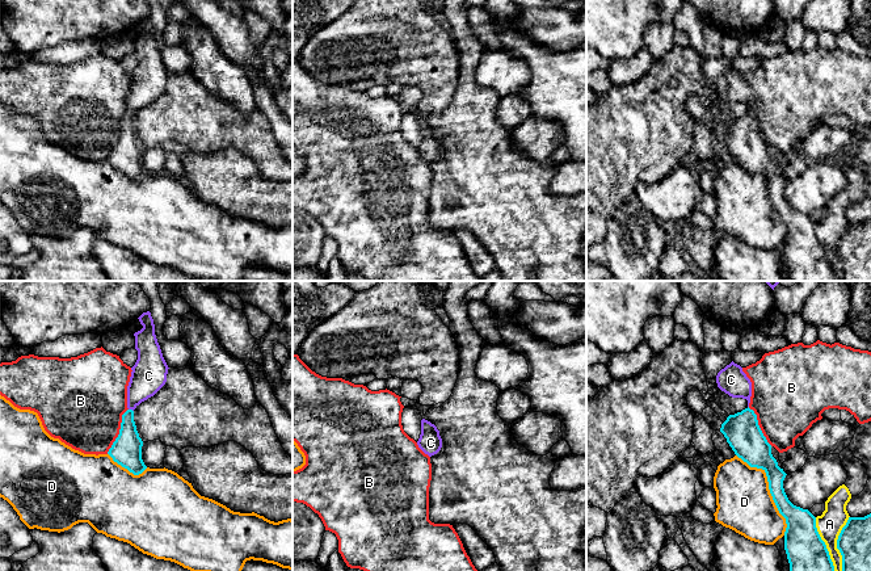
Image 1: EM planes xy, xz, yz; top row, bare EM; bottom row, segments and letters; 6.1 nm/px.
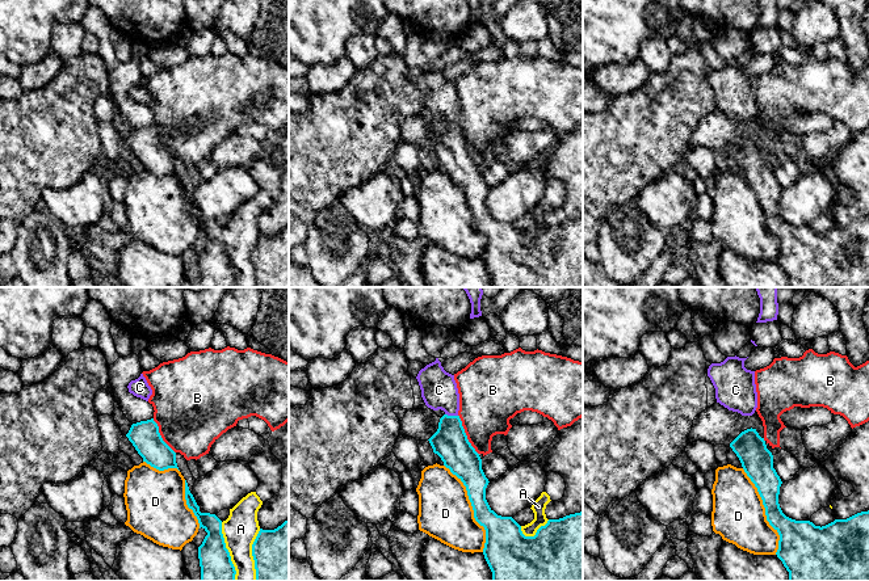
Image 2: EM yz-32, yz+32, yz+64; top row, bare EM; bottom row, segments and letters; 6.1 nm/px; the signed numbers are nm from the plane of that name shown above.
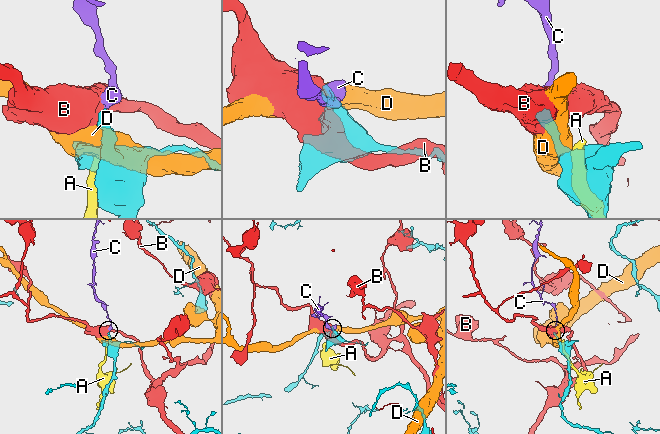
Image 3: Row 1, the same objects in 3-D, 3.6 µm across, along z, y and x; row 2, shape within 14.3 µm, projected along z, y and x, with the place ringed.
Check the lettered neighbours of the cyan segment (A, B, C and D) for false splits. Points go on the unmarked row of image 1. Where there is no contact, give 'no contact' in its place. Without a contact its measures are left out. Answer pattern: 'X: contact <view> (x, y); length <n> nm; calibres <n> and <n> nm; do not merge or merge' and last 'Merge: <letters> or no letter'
A: contact yz (825, 253); length 380 nm; calibres 280 and 160 nm; do not merge
B: contact xy (120, 137); length 300 nm; calibres 190 and 460 nm; do not merge
C: contact xy (131, 116); length 40 nm; calibres 180 and 220 nm; merge
D: contact yz (769, 194); length 600 nm; calibres 180 and 340 nm; do not merge
Merge: C

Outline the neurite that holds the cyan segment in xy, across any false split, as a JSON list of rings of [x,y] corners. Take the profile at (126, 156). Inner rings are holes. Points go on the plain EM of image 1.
[[[143,18],[138,25],[143,34],[134,39],[138,66],[131,74],[127,92],[129,116],[122,121],[119,140],[108,158],[114,168],[134,181],[147,175],[142,165],[143,147],[136,137],[134,116],[165,91],[169,75],[155,41],[151,18]]]

